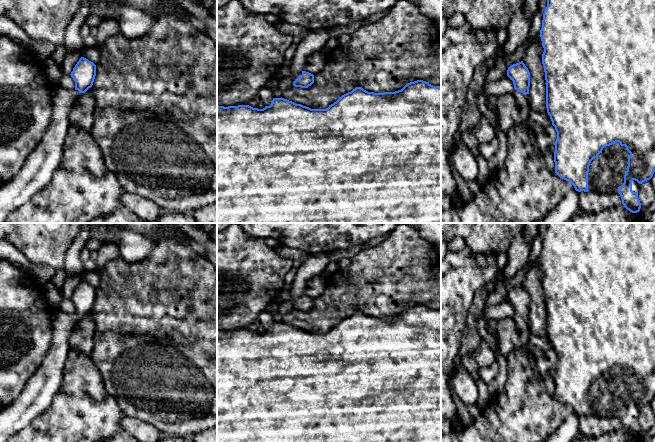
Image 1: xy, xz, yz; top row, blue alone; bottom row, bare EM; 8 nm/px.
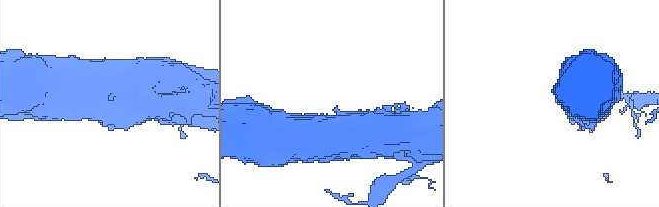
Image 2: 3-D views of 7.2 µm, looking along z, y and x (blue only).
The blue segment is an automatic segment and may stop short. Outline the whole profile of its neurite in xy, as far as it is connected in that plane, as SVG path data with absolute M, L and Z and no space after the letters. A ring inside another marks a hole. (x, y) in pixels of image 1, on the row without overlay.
M81 281L70 299L75 305L75 313L55 312L52 315L51 348L19 396L11 404L0 408L0 442L13 440L17 432L51 406L59 392L70 350L69 337L76 324L92 311L96 289Z

